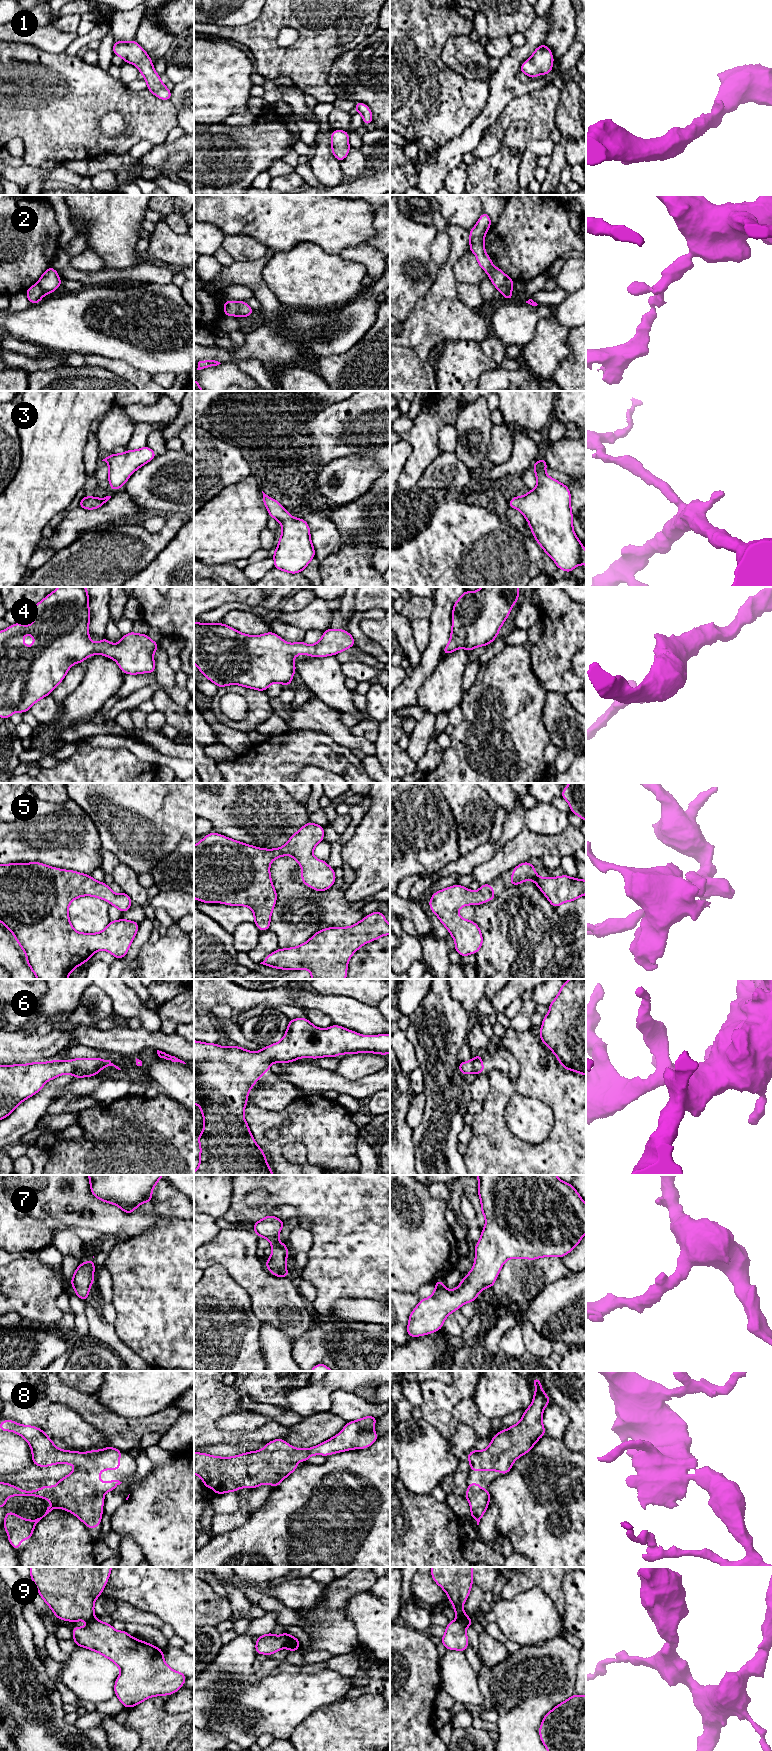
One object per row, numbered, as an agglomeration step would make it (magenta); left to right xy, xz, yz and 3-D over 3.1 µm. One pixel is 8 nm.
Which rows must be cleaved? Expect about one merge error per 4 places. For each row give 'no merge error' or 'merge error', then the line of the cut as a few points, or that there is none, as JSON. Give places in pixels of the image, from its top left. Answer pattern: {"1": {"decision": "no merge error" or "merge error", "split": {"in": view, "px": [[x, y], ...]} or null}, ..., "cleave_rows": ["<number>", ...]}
{"1": {"decision": "no merge error", "split": null}, "2": {"decision": "merge error", "split": {"in": "xz", "px": [[235, 302], [236, 315]]}}, "3": {"decision": "no merge error", "split": null}, "4": {"decision": "no merge error", "split": null}, "5": {"decision": "no merge error", "split": null}, "6": {"decision": "no merge error", "split": null}, "7": {"decision": "no merge error", "split": null}, "8": {"decision": "no merge error", "split": null}, "9": {"decision": "merge error", "split": {"in": "xz", "px": [[284, 1631], [287, 1636], [287, 1646]]}}, "cleave_rows": ["2", "9"]}

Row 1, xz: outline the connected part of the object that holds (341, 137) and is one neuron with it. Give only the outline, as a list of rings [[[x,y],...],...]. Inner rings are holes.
[[[334,130],[331,132],[331,151],[338,161],[344,160],[350,152],[349,133],[344,130]]]

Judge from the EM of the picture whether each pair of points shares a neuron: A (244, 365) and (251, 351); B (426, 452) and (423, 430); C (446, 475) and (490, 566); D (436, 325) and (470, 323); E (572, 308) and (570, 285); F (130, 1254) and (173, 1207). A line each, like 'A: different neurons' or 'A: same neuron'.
A: different neurons
B: same neuron
C: different neurons
D: same neuron
E: different neurons
F: different neurons

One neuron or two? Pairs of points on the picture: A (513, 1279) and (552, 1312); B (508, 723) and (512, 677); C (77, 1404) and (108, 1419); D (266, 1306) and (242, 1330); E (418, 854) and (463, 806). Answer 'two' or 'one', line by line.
A: two
B: one
C: one
D: two
E: two

